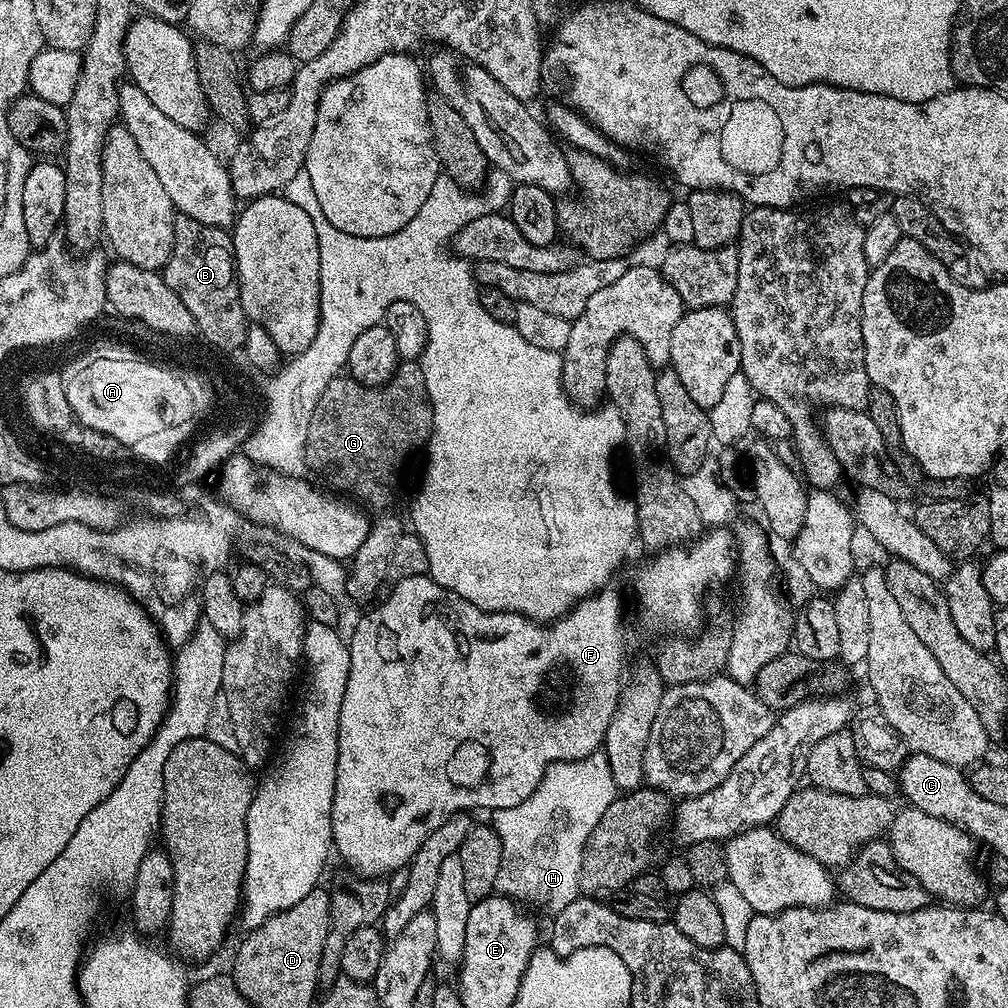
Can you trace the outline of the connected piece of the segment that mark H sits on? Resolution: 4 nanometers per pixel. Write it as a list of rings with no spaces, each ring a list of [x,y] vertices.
[[[603,751],[591,752],[584,760],[563,760],[551,764],[542,782],[538,782],[538,790],[534,790],[526,802],[518,802],[518,806],[509,808],[497,808],[493,815],[496,817],[490,820],[490,827],[498,834],[502,846],[502,866],[498,866],[495,891],[525,905],[541,904],[549,908],[552,914],[566,910],[566,906],[570,906],[570,902],[582,894],[580,875],[586,842],[590,834],[594,834],[594,826],[598,826],[602,814],[606,814],[610,802],[614,802],[617,795],[616,783],[610,774],[610,762]]]

